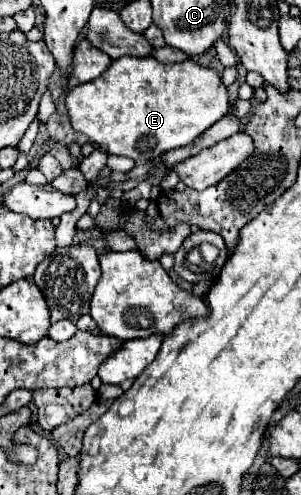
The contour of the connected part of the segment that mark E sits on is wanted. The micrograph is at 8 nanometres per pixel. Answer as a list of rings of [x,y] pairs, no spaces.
[[[122,56],[114,60],[100,78],[72,88],[66,96],[66,108],[74,130],[88,136],[88,140],[104,152],[128,156],[132,160],[154,160],[172,148],[188,146],[190,142],[194,142],[204,130],[226,116],[226,112],[230,110],[230,100],[220,74],[212,68],[200,66],[194,60],[162,64],[152,56]]]

